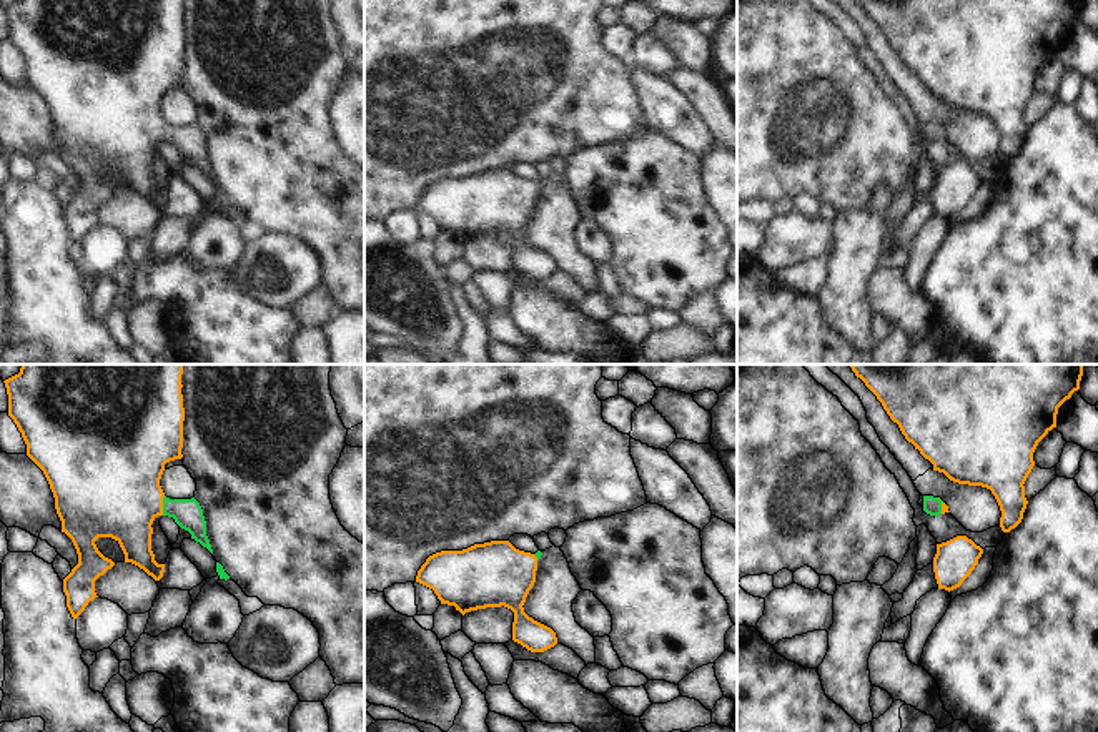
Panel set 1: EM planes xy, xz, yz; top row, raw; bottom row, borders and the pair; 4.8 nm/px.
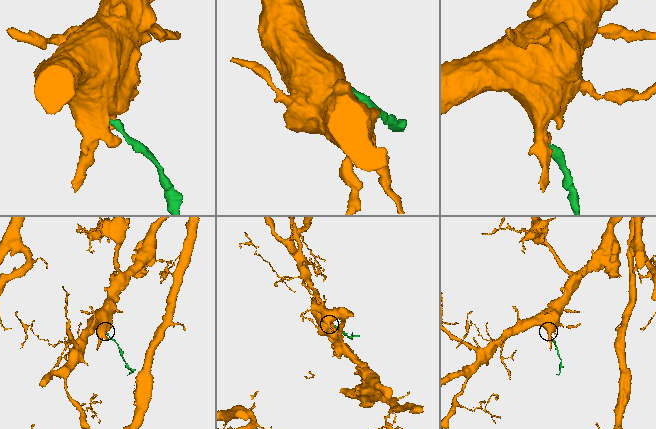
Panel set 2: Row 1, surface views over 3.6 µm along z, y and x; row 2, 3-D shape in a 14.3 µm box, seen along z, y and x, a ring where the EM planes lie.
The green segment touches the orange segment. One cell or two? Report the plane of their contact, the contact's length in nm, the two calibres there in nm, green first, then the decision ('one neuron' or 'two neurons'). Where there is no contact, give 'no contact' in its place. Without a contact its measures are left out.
meets green in xy; contact 100 nm long; 140 nm thick on the green side, 440 nm on the other; one neuron

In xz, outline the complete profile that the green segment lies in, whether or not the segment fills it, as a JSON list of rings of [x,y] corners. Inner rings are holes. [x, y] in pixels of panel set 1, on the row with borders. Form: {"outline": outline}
{"outline": [[[509,541],[474,544],[462,551],[441,551],[426,559],[416,576],[416,582],[434,591],[441,604],[454,606],[462,616],[486,607],[507,607],[514,612],[512,640],[531,652],[544,652],[557,644],[556,632],[524,612],[524,602],[536,582],[536,554],[516,549]]]}

